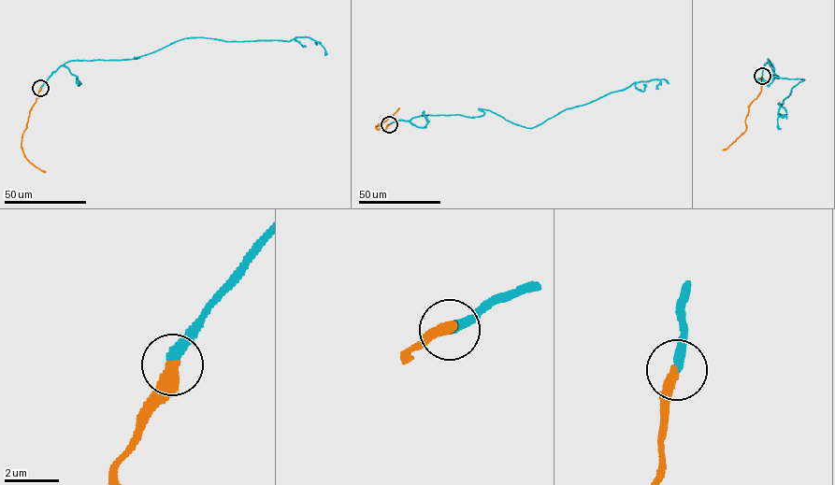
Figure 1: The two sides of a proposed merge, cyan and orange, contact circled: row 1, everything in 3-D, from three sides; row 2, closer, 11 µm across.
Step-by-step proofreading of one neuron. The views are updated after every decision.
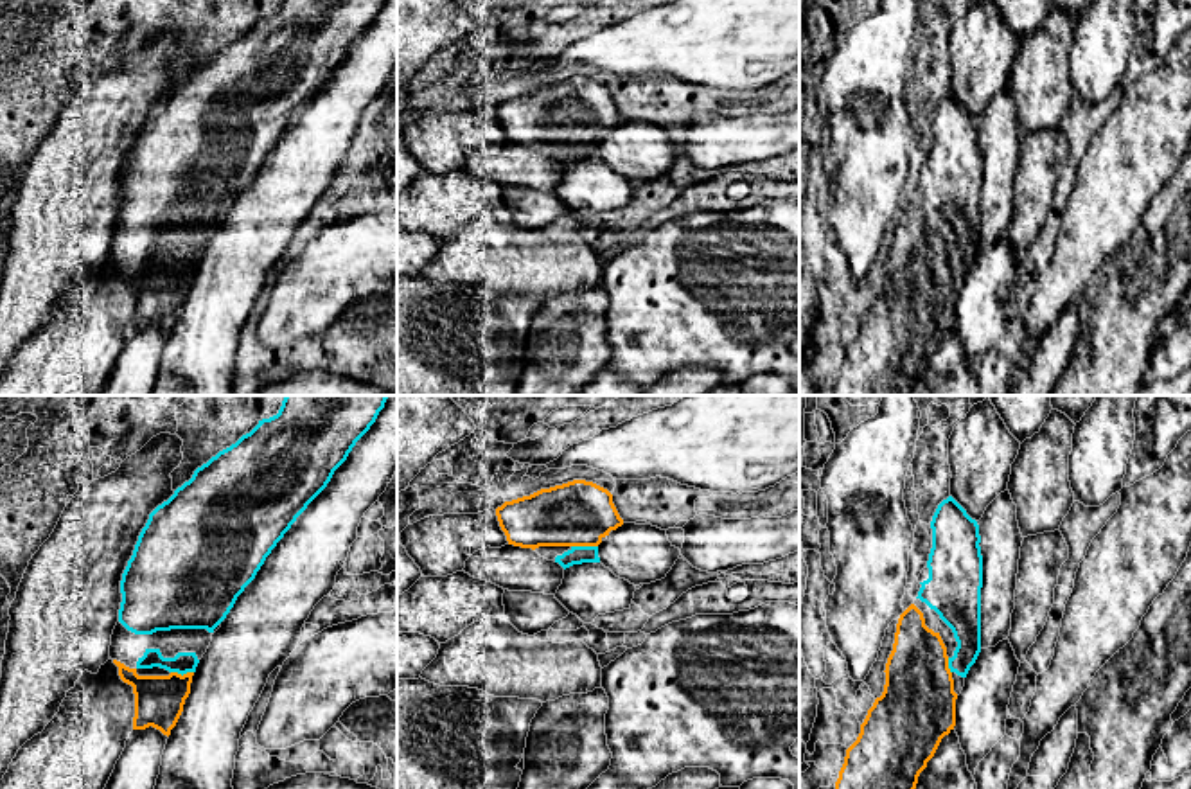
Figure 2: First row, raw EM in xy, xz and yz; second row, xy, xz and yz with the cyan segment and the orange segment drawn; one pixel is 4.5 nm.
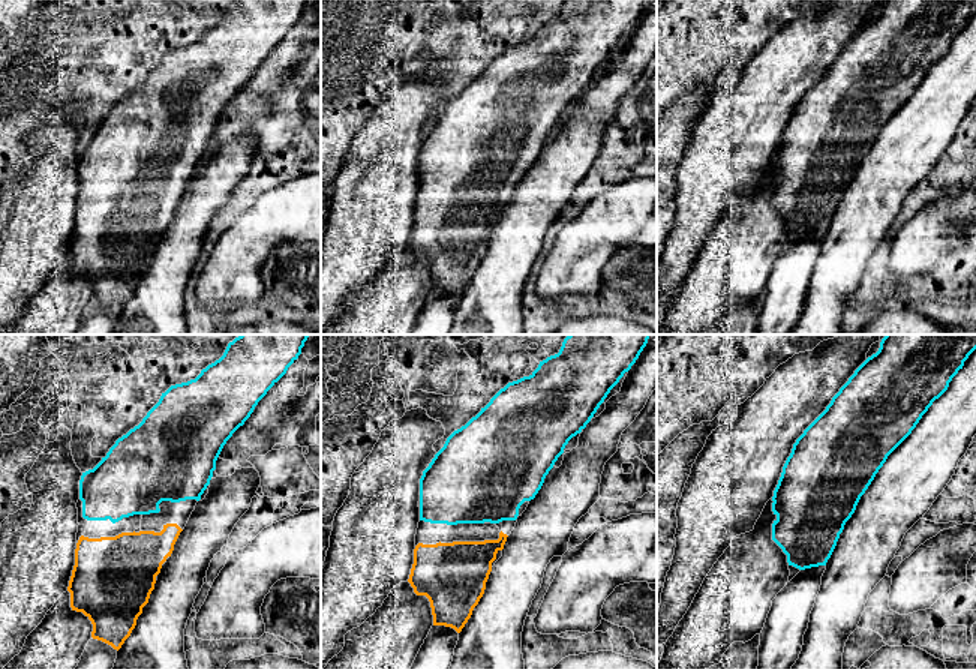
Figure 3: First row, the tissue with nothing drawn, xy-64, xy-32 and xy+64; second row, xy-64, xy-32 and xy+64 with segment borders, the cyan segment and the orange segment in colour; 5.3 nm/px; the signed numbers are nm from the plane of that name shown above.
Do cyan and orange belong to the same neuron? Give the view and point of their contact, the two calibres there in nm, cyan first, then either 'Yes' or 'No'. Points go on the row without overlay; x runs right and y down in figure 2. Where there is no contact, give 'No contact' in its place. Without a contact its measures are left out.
Touches cyan at xz (584, 144). Thickness 80 nm (cyan) against 300 nm. Yes

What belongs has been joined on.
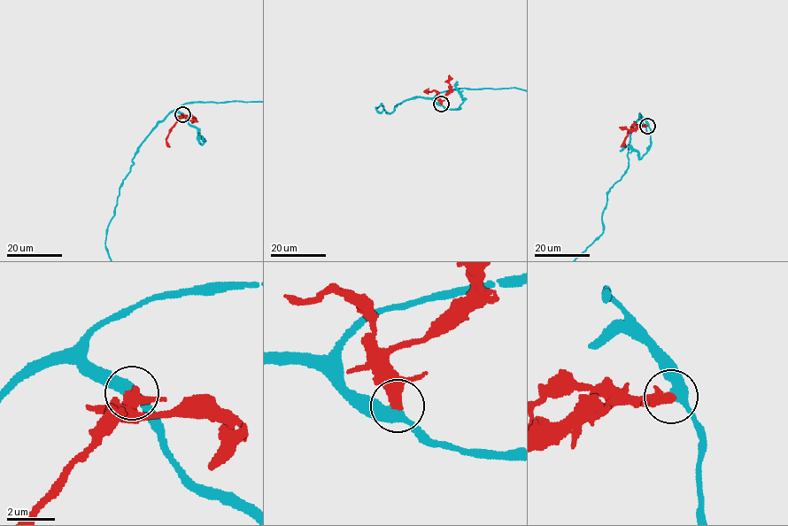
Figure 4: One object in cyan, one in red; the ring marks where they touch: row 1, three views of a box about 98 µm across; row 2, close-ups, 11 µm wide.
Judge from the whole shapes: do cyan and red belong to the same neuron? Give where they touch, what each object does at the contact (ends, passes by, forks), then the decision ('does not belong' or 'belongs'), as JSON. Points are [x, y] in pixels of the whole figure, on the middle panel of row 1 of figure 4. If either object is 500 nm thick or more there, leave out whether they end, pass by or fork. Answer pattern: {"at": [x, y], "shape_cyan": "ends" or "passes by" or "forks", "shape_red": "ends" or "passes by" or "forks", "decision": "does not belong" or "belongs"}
{"at": [441, 104], "shape_cyan": "passes by", "shape_red": "passes by", "decision": "belongs"}

